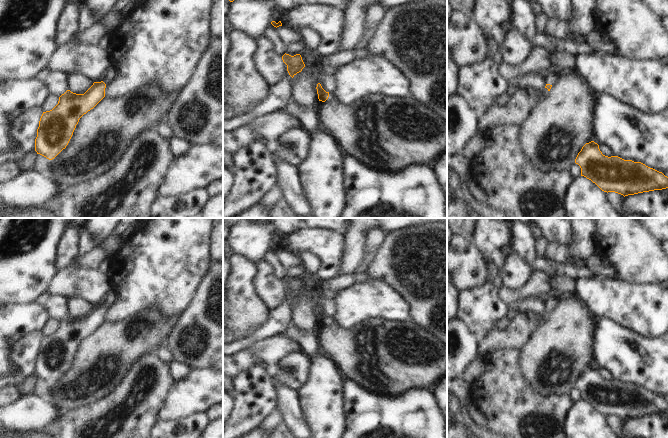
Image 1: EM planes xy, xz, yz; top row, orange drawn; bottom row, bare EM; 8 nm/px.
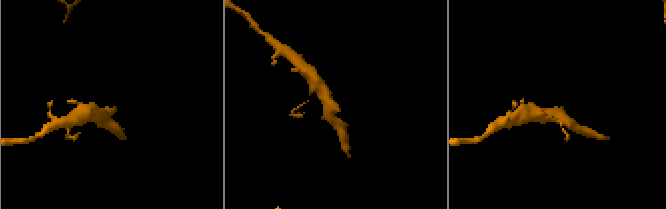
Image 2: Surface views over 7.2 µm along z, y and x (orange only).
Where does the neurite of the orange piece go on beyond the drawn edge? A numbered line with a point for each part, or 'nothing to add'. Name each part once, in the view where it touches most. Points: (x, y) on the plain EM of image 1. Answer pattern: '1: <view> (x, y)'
1: xz (331, 323)

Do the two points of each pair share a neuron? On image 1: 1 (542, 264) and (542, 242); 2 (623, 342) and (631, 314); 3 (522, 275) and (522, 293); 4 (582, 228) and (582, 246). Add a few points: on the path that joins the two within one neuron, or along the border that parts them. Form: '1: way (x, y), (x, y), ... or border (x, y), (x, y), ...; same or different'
1: border (536, 239), (536, 254), (544, 258); different
2: border (606, 317), (610, 317), (637, 333), (649, 337); different
3: border (500, 283), (514, 289), (523, 287); different
4: way (582, 232), (582, 242); same

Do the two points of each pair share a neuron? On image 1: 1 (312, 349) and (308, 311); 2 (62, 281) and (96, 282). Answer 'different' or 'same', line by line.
1: different
2: same

